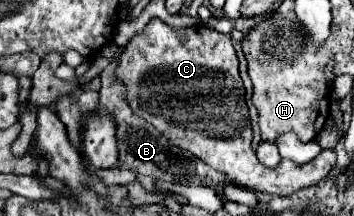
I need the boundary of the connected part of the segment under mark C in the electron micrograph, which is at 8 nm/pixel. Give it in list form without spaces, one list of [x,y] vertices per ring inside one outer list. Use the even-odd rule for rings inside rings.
[[[152,19],[144,27],[144,31],[130,39],[130,43],[122,49],[114,75],[126,87],[124,99],[136,115],[154,125],[172,145],[190,151],[206,165],[214,167],[216,171],[222,171],[232,183],[238,183],[242,187],[270,195],[292,195],[298,189],[320,183],[336,163],[334,151],[322,151],[316,159],[312,159],[312,163],[304,165],[286,159],[278,163],[276,169],[264,167],[256,159],[256,153],[250,145],[250,117],[244,99],[244,85],[238,75],[238,57],[232,47],[230,35],[216,33],[204,25],[190,29],[172,29],[160,19]]]

